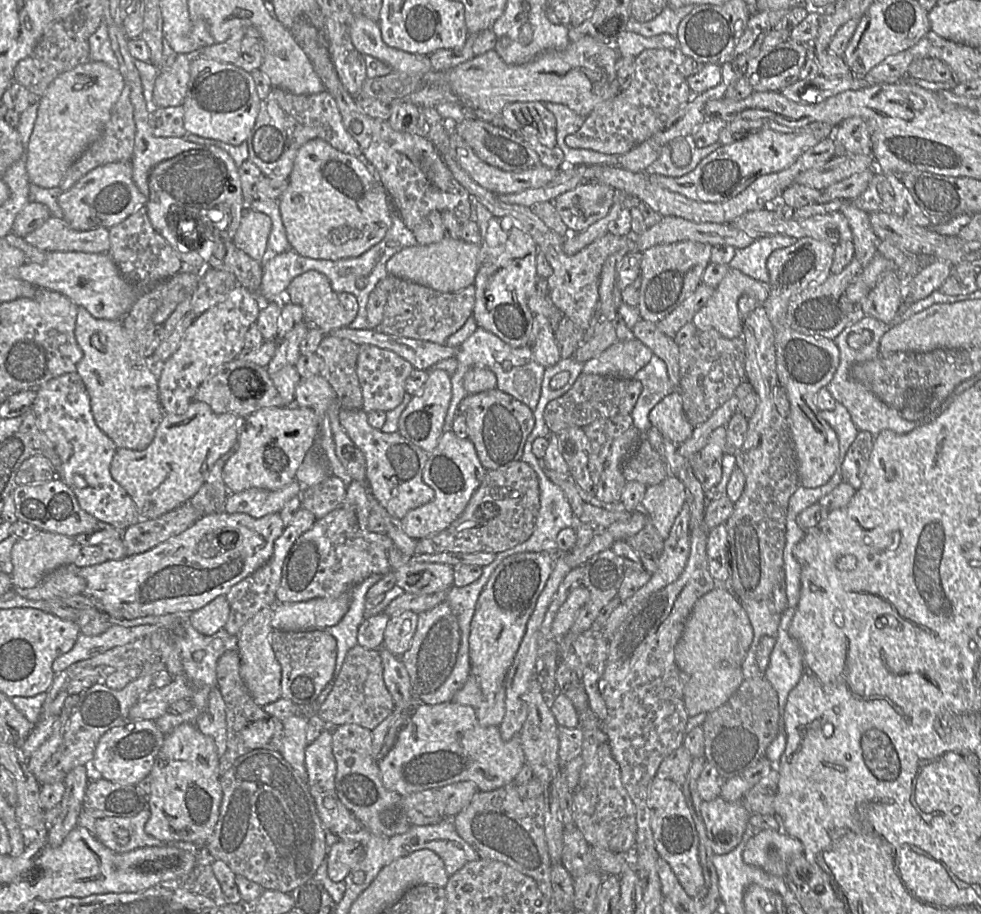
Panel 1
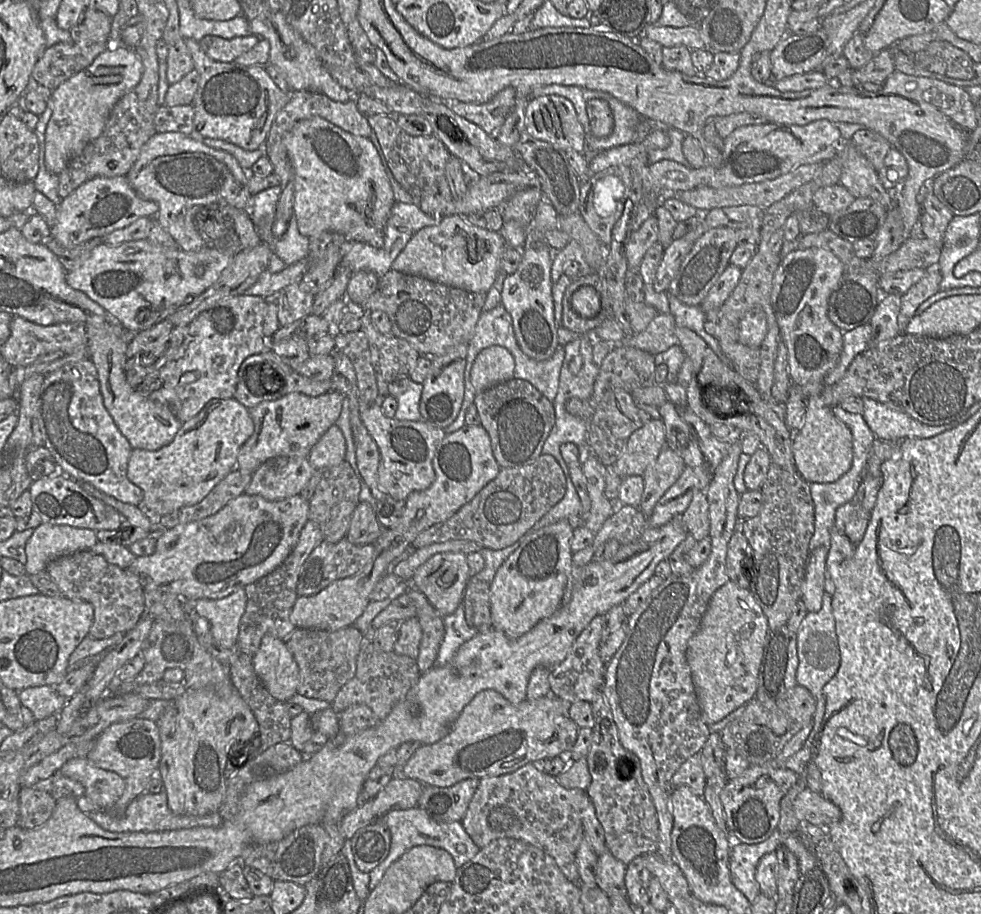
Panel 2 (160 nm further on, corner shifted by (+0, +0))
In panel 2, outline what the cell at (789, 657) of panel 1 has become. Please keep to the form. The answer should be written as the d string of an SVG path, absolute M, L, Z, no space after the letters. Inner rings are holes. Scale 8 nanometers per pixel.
M829 592L824 593L819 611L806 614L796 633L796 641L799 660L796 681L798 686L808 689L816 699L816 711L813 715L814 723L811 732L817 732L825 706L823 688L836 674L840 666L840 651L832 613L832 595Z

